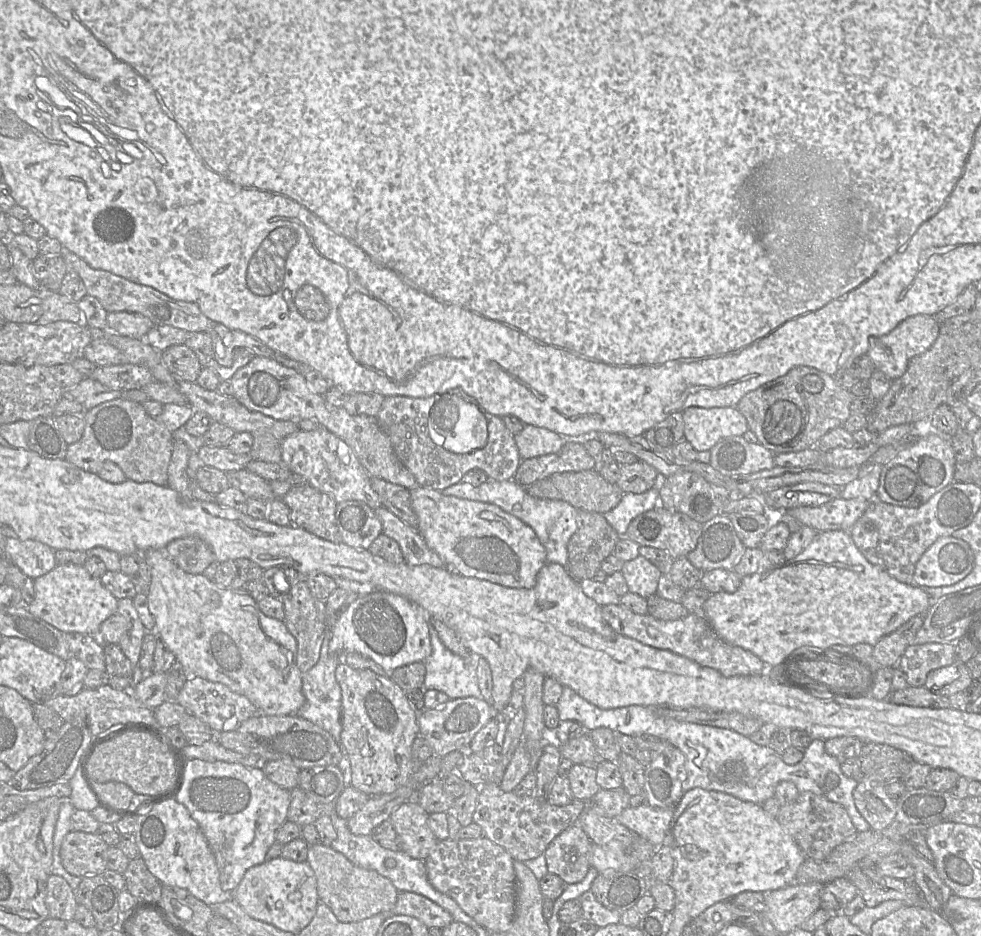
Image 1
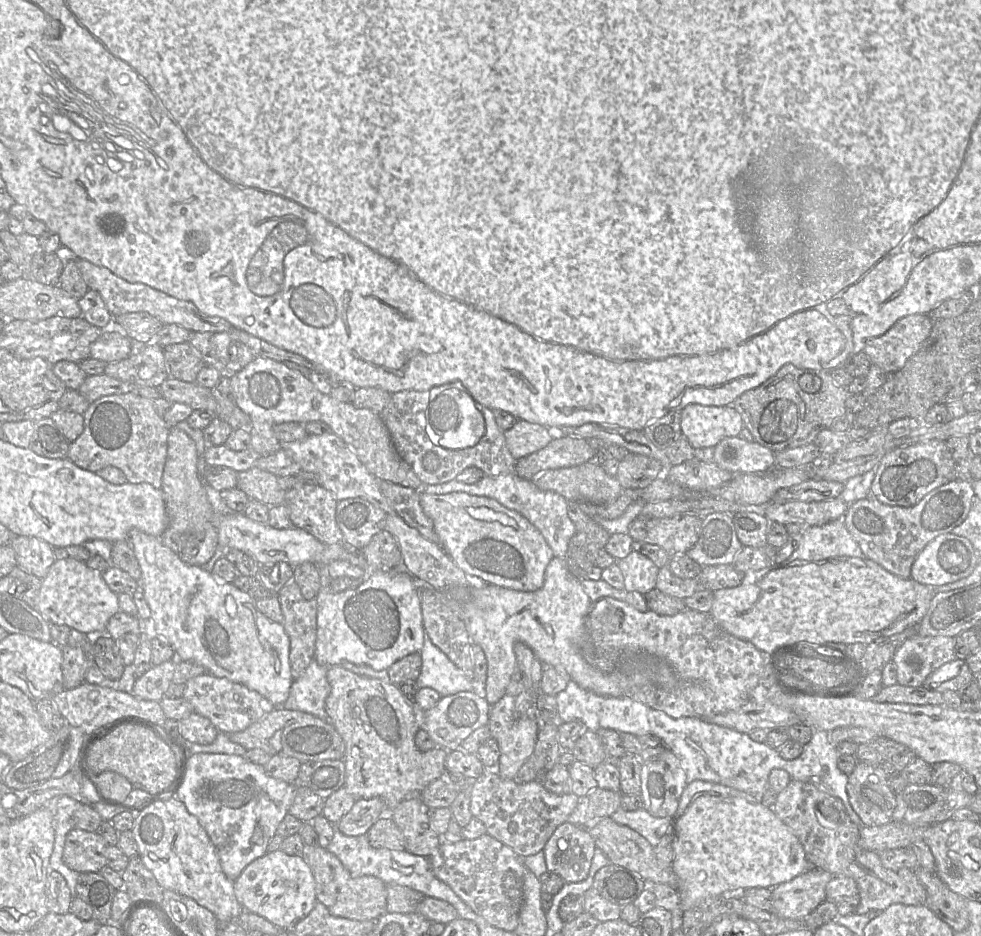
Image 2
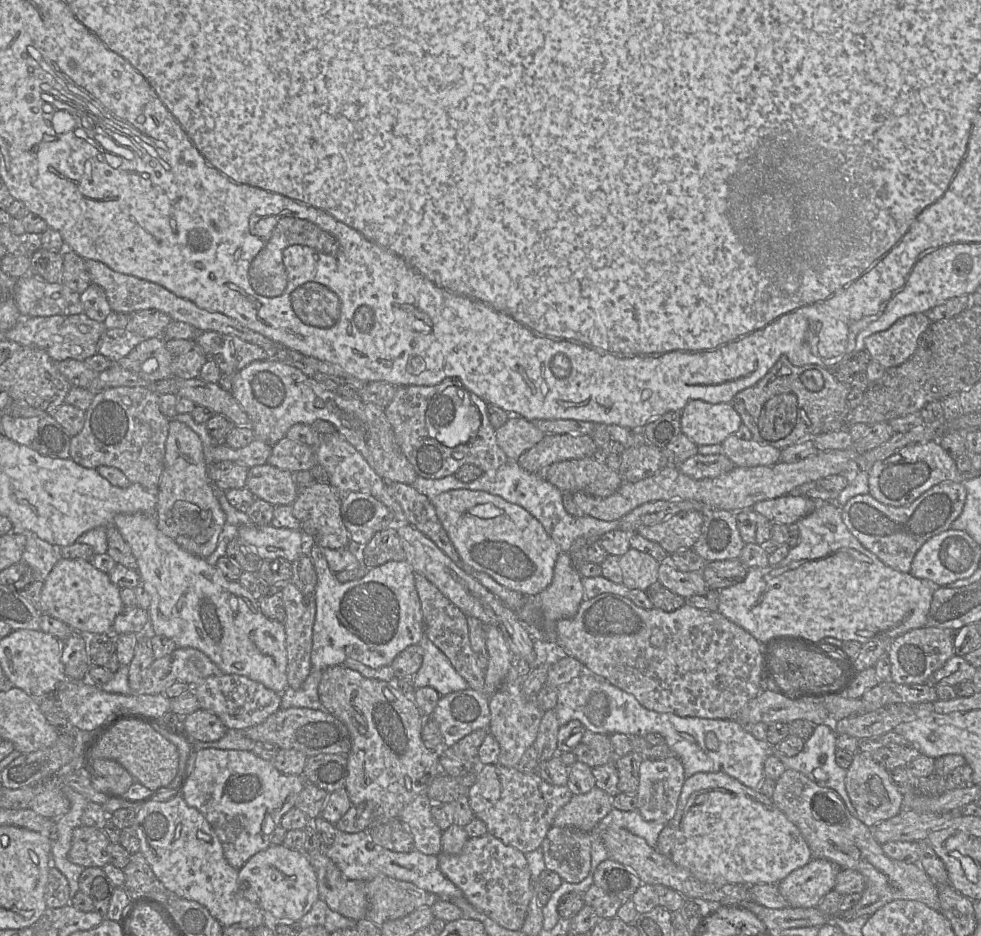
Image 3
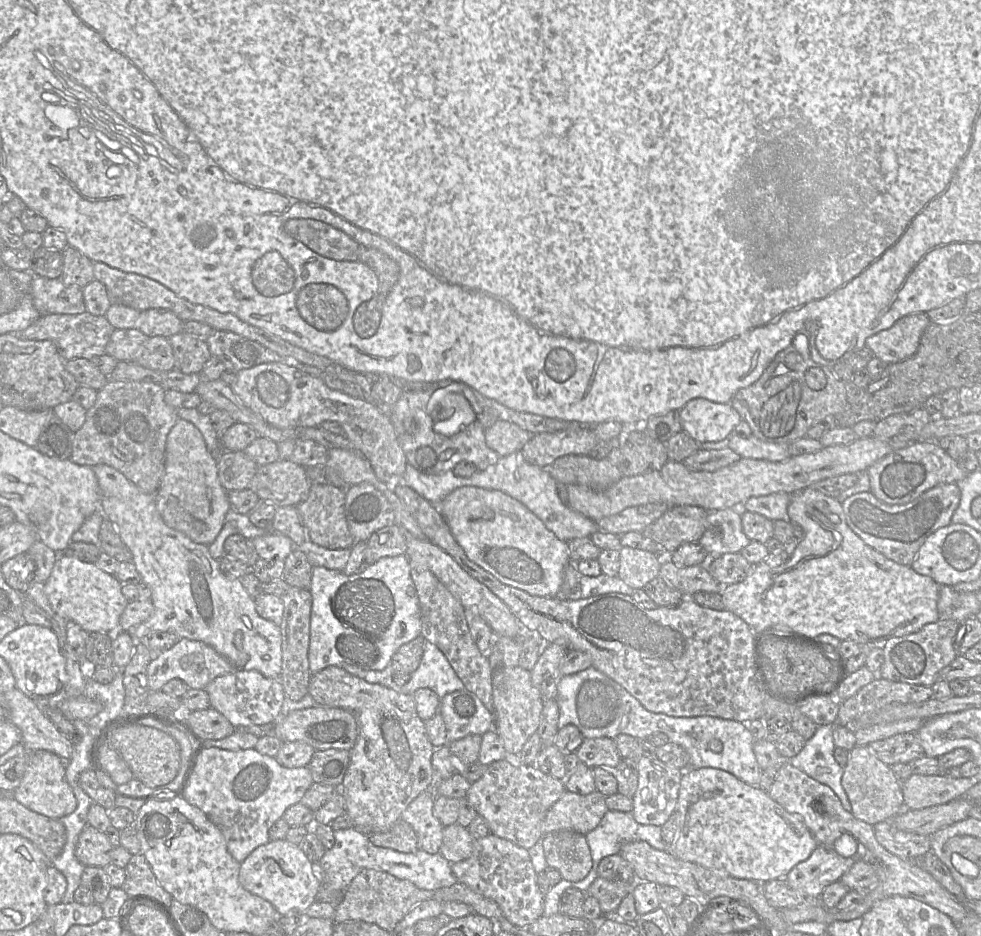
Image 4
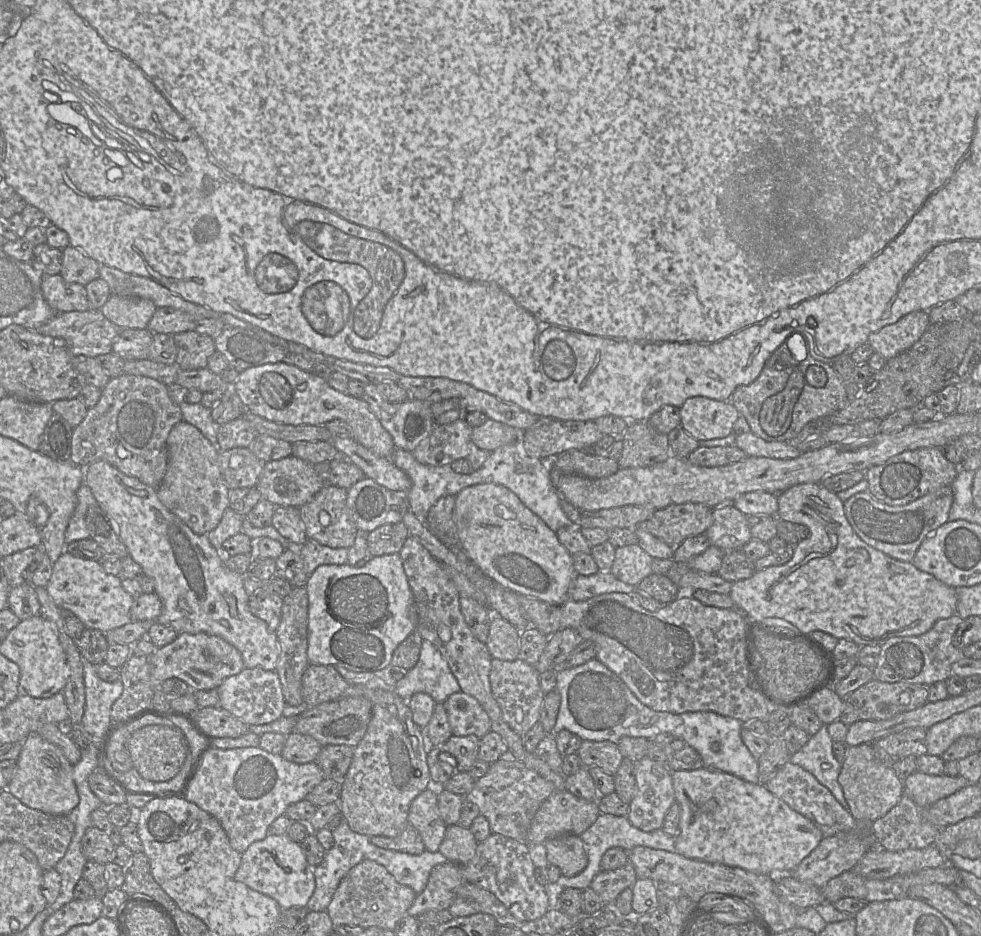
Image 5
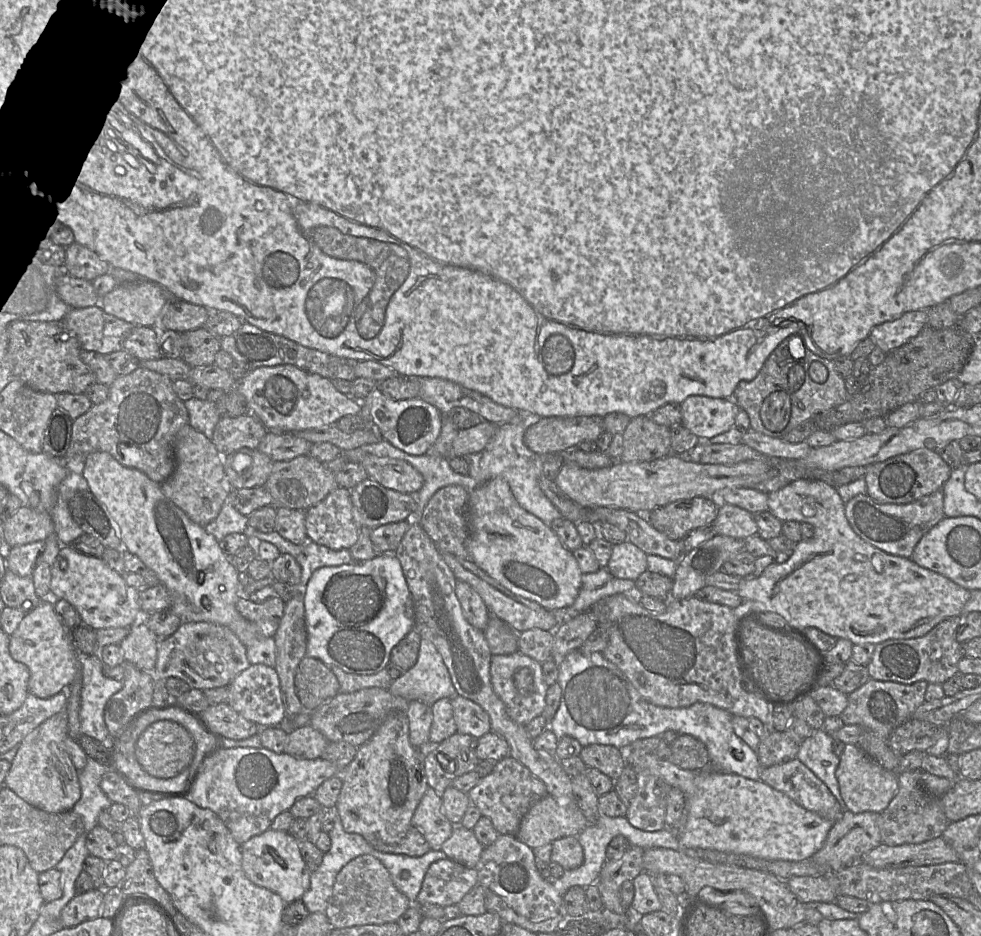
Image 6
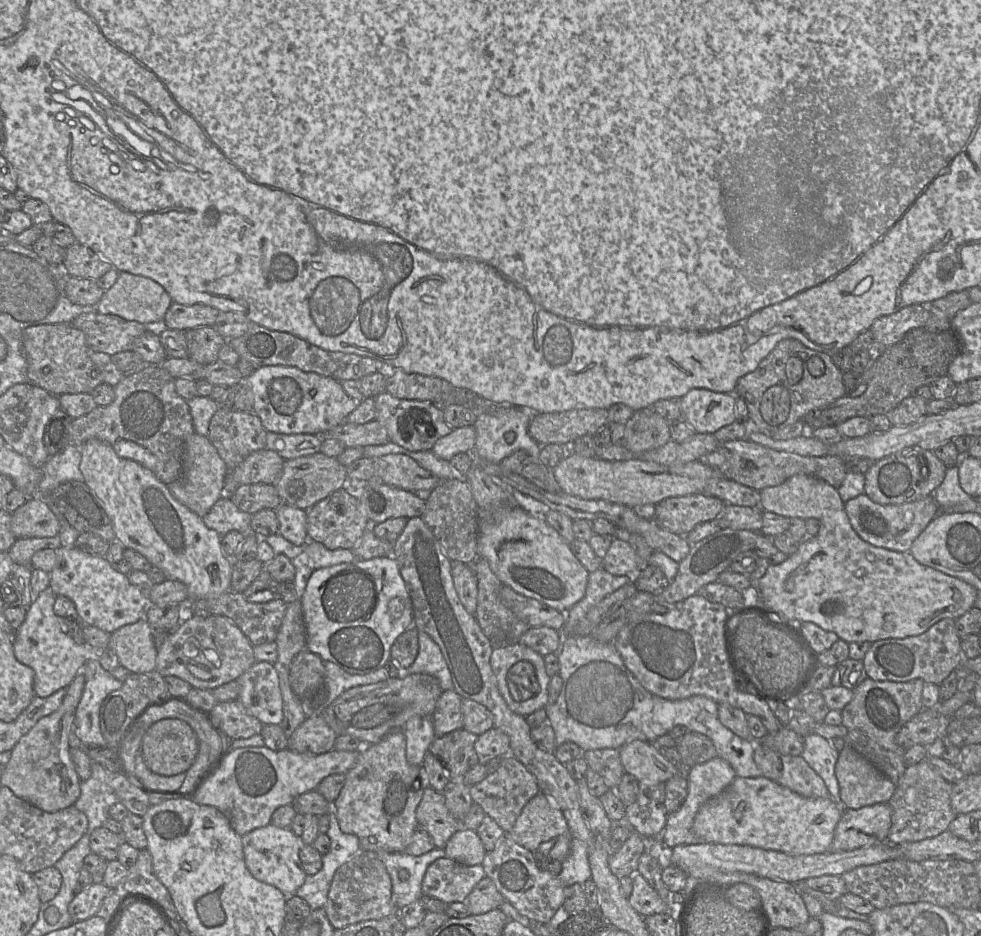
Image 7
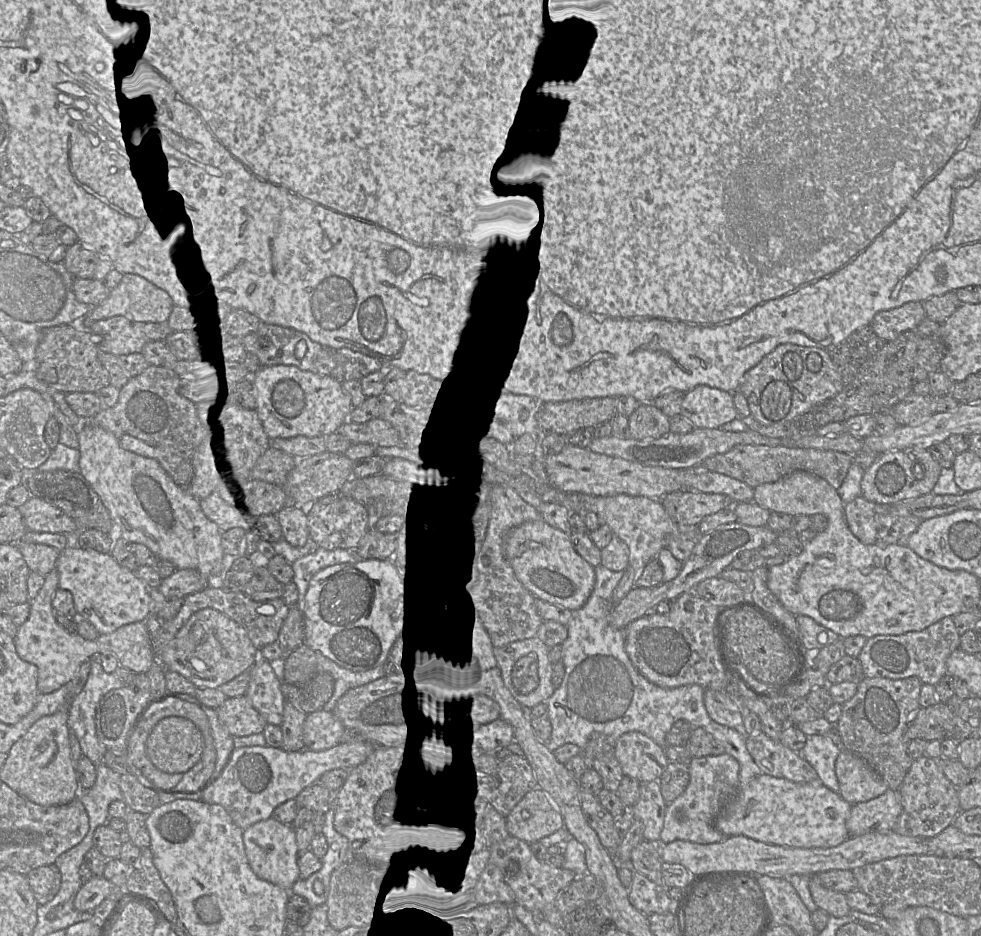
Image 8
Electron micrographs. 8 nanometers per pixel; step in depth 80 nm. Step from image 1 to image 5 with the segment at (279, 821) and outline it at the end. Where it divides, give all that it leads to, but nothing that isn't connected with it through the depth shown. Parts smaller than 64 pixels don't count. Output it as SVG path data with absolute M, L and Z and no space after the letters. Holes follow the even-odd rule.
M209 746L198 759L195 773L182 797L216 818L226 832L231 846L242 854L253 842L264 839L269 834L270 824L285 814L289 806L305 799L324 779L324 773L316 762L298 764L259 746L232 749Z

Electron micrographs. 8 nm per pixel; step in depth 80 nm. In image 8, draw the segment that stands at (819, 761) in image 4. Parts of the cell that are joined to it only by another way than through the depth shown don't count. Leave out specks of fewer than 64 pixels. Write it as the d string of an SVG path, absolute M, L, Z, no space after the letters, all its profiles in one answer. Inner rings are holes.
M809 735L804 748L798 752L815 769L819 782L839 793L839 782L835 773L836 759L842 751L833 741L823 735Z

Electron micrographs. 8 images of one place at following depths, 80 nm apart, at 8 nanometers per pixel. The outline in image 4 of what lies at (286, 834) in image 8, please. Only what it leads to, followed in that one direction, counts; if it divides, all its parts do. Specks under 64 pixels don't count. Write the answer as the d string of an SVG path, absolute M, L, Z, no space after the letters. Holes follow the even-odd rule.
M287 839L270 840L253 850L240 864L239 882L250 893L270 902L279 915L289 912L305 913L317 900L320 889L317 867L307 858L300 846Z

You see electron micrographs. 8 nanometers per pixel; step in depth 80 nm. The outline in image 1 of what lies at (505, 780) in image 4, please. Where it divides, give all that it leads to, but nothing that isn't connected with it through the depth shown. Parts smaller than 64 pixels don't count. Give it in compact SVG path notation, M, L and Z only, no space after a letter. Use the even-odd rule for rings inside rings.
M486 782L479 787L473 821L482 828L486 838L501 846L514 860L524 862L543 854L556 836L569 826L578 824L587 802L574 799L568 805L557 806L537 796L505 792L500 785Z

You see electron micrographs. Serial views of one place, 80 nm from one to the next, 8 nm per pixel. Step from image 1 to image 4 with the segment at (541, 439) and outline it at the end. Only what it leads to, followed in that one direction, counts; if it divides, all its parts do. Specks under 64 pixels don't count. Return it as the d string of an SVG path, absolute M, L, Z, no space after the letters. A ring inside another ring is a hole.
M500 419L490 428L485 429L485 440L488 447L500 457L520 451L531 436L531 433L517 424Z

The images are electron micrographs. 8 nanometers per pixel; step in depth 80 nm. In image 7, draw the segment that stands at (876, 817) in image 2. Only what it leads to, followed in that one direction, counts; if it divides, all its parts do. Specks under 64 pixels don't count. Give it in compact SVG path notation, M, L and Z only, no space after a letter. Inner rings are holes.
M848 744L839 753L835 775L839 783L843 808L859 809L888 803L897 787Z

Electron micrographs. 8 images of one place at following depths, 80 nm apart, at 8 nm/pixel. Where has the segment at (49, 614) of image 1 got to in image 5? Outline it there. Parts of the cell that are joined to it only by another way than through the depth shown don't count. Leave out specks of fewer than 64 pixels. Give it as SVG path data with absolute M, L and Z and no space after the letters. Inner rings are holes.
M63 552L53 563L52 575L45 589L60 609L71 611L85 628L107 633L131 622L130 609L134 598L122 588L121 580L106 573L98 561Z

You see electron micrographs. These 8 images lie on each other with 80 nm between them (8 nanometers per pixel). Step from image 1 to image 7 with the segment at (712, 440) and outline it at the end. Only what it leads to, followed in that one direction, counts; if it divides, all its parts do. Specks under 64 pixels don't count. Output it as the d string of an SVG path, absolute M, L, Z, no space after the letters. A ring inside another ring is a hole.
M694 388L681 398L681 418L696 433L713 434L736 420L736 396Z

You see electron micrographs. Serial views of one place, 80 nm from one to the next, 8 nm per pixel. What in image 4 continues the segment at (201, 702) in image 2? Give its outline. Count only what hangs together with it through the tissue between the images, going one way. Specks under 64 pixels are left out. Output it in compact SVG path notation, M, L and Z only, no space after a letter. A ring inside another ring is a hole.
M235 670L216 677L205 687L205 691L210 698L210 707L223 714L236 728L274 724L281 716L285 699L280 680L268 678L257 670Z

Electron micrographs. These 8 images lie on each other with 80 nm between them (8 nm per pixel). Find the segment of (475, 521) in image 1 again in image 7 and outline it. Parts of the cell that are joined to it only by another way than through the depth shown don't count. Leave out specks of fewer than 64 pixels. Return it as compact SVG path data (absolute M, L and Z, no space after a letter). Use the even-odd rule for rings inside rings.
M501 506L489 514L481 514L477 555L487 560L492 572L505 586L557 611L567 612L585 594L589 572L574 556L570 544L544 520L531 516L520 506Z

